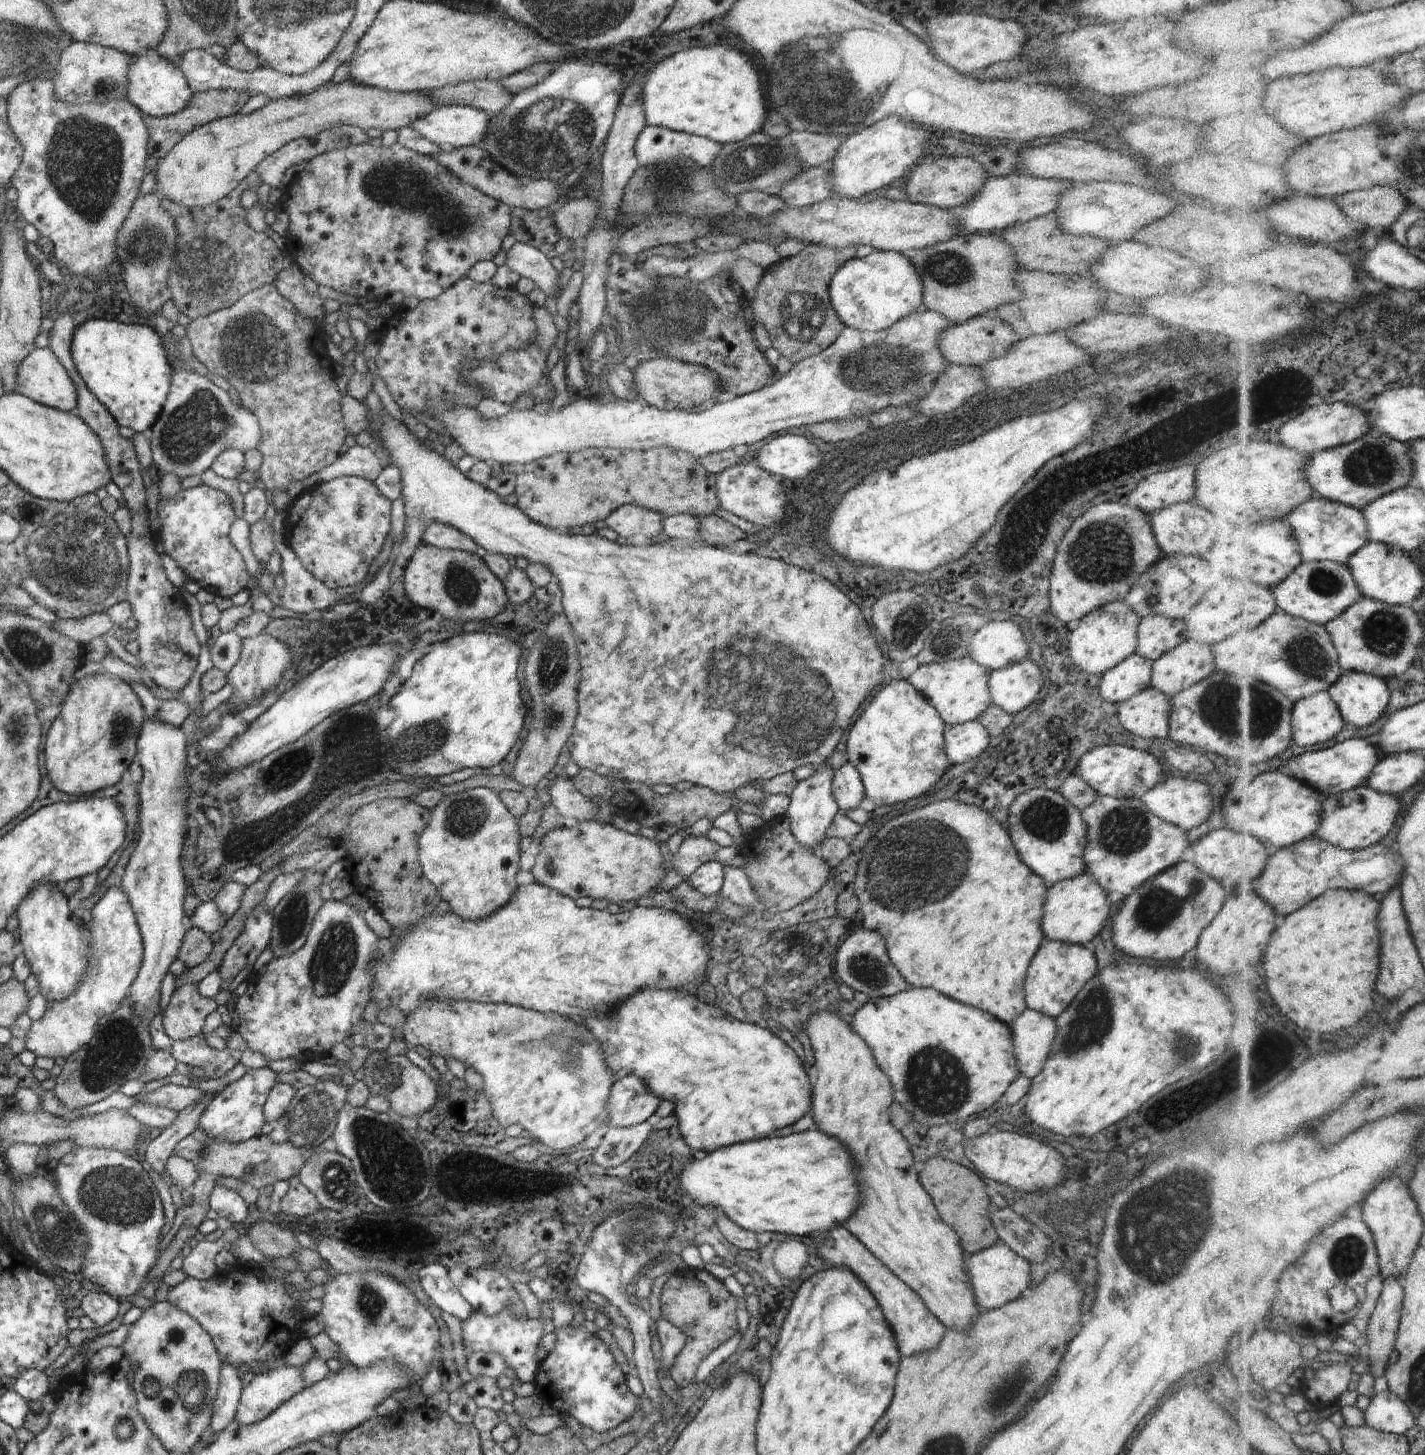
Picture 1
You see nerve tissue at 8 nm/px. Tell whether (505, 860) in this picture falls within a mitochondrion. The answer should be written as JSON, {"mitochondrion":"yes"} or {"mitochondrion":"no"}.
{"mitochondrion":"no"}

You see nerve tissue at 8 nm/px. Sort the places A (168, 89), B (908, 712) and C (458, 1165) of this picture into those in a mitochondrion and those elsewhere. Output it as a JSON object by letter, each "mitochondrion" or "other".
{"A":"other","B":"other","C":"mitochondrion"}

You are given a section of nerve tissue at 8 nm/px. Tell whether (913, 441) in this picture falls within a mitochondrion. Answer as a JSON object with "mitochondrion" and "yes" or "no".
{"mitochondrion":"no"}

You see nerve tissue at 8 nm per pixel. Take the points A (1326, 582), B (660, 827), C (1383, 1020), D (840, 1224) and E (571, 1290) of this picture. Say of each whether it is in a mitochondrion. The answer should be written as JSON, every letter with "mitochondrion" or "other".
{"A":"mitochondrion","B":"other","C":"other","D":"other","E":"other"}

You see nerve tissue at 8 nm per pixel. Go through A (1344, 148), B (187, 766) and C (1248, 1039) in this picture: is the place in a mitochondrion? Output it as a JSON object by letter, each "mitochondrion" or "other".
{"A":"other","B":"other","C":"other"}

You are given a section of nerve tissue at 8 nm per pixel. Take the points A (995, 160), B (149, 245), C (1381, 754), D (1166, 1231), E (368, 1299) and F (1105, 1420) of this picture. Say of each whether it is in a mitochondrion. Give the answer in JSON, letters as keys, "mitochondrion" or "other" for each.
{"A":"other","B":"mitochondrion","C":"other","D":"mitochondrion","E":"mitochondrion","F":"other"}

